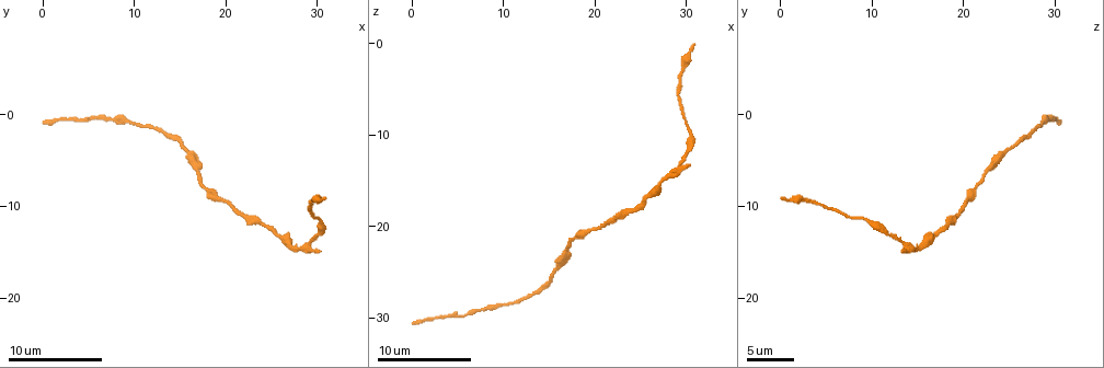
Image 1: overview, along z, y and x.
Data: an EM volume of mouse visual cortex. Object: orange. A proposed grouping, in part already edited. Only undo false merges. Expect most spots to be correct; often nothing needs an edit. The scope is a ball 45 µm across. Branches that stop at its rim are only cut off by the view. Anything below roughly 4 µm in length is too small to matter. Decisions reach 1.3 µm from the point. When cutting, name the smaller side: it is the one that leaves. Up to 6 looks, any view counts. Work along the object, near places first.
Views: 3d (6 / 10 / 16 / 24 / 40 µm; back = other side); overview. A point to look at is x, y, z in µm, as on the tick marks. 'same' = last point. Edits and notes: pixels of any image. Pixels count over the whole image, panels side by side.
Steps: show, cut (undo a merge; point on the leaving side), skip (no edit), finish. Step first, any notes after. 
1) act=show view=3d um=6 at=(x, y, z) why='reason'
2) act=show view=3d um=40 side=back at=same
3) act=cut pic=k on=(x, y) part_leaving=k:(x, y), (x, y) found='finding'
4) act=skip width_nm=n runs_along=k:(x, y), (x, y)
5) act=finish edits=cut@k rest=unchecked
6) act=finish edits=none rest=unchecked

act=show view=3d um=10 at=(29.6, 11.2, 7.4) why='calibre changes'

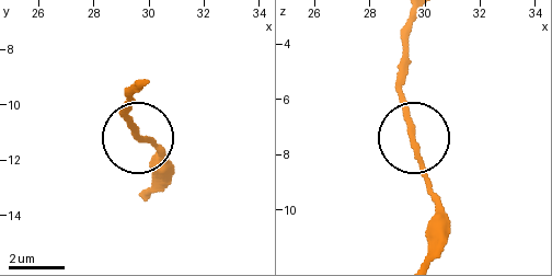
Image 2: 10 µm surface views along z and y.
act=skip runs_along=2:(426, 255), (437, 233), (437, 205), (409, 121), (402, 73) found='continuous, no second neuron'

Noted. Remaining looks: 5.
act=show view=3d um=10 at=(10.0, 1.0, 28.6)

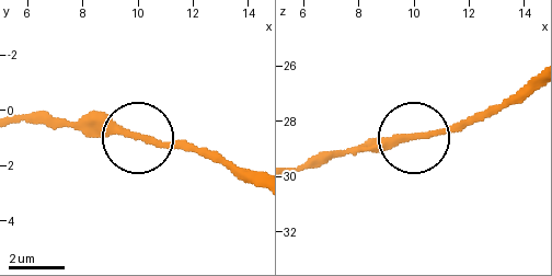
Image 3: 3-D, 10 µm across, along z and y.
act=skip width_nm=230 runs_along=3:(533, 77), (498, 105), (456, 124), (356, 150), (323, 150) found='one neuron here'

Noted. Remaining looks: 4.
act=show view=3d um=6 at=(5.6, 0.2, 30.0) why='thin neck'

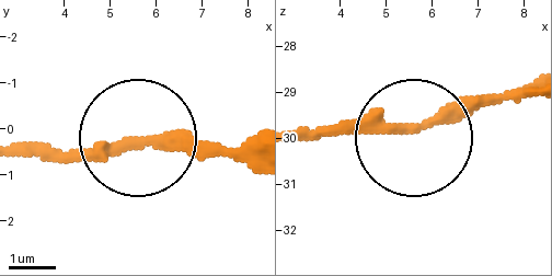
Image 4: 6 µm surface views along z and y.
act=show view=3d um=6 side=back at=(5.60, 0.30, 29.80)

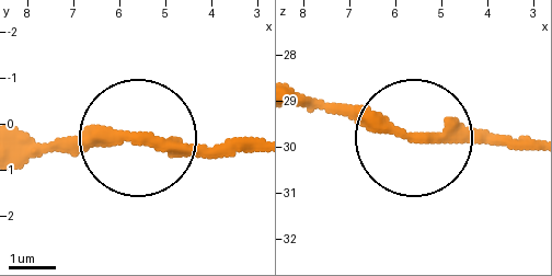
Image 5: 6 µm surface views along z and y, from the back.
act=skip width_nm=250 runs_along=5:(295, 100), (353, 103), (424, 139), (530, 139) found='all the same neuron'

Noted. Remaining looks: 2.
act=finish edits=none rest=unchecked

